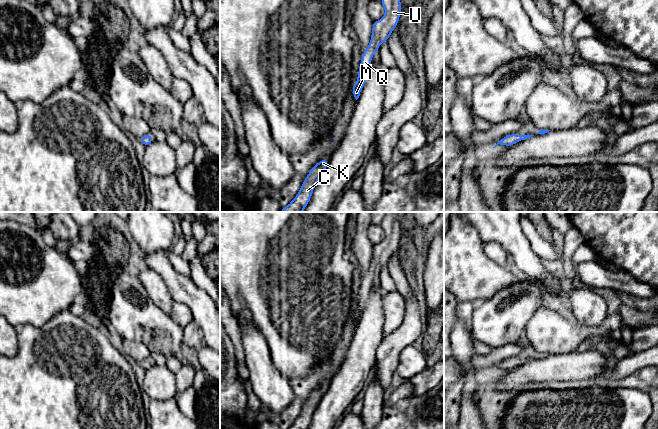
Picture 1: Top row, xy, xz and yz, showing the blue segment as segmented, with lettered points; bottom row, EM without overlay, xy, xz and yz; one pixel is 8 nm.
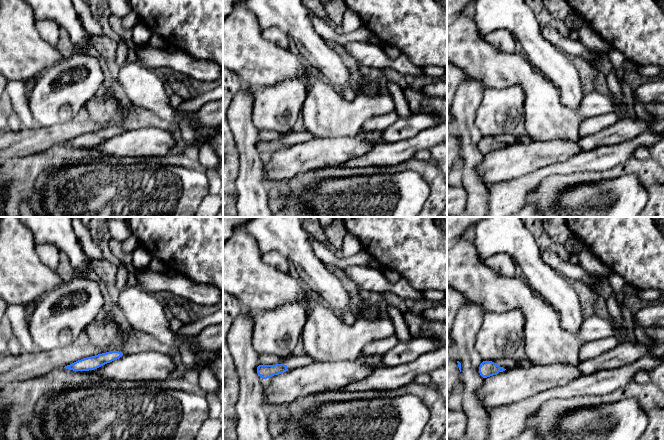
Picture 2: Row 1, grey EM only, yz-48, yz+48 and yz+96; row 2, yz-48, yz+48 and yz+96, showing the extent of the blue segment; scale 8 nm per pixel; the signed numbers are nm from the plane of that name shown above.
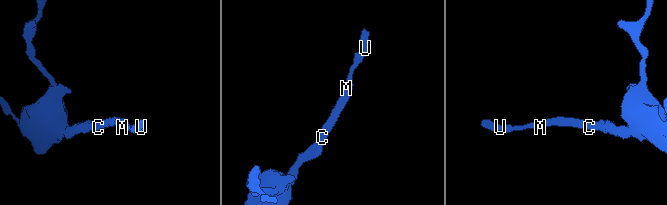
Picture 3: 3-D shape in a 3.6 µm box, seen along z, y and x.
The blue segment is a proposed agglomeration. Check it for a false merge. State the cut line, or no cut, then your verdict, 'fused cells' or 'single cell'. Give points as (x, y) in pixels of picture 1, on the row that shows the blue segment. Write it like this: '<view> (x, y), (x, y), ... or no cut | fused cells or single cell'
no cut | single cell

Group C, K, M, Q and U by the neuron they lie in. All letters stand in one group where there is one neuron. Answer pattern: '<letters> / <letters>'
C K M Q U

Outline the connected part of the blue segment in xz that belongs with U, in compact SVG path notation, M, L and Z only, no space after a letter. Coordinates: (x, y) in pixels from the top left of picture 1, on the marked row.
M380 0L380 2L385 9L385 15L381 20L373 21L370 44L362 53L357 82L352 86L352 95L356 100L360 96L361 89L365 86L372 56L377 52L382 42L388 41L389 36L399 23L399 17L401 14L401 1Z

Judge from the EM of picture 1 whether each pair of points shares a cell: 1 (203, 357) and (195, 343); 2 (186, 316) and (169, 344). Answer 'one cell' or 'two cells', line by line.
1: two cells
2: two cells

